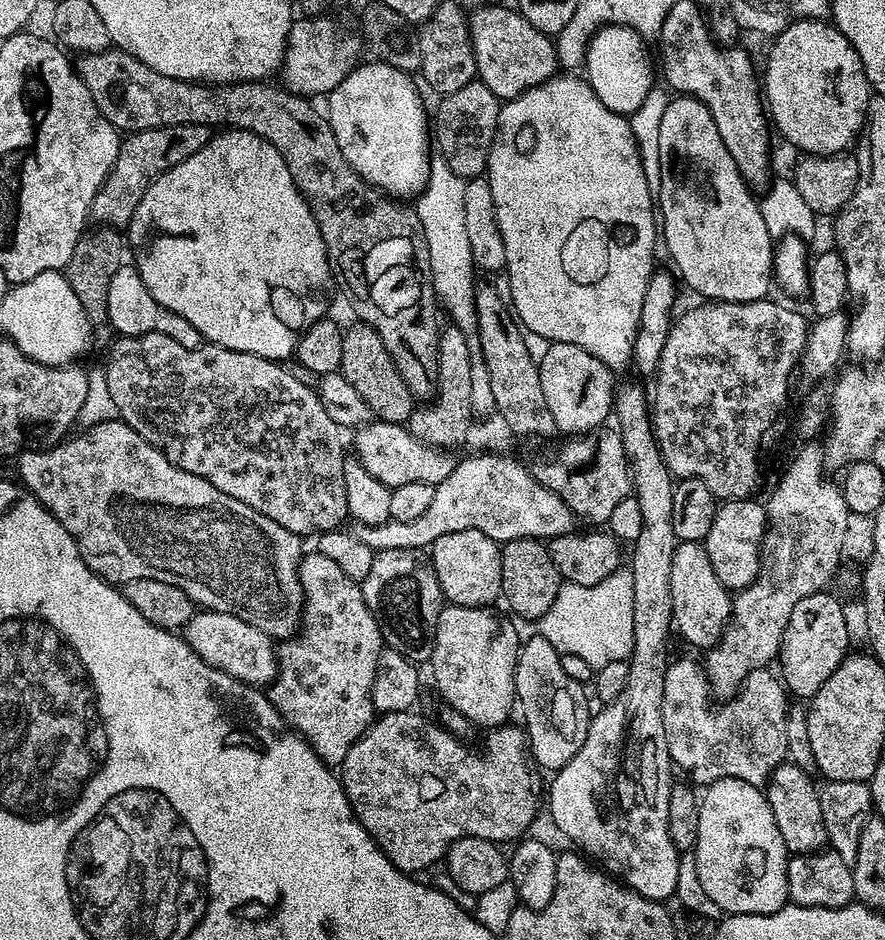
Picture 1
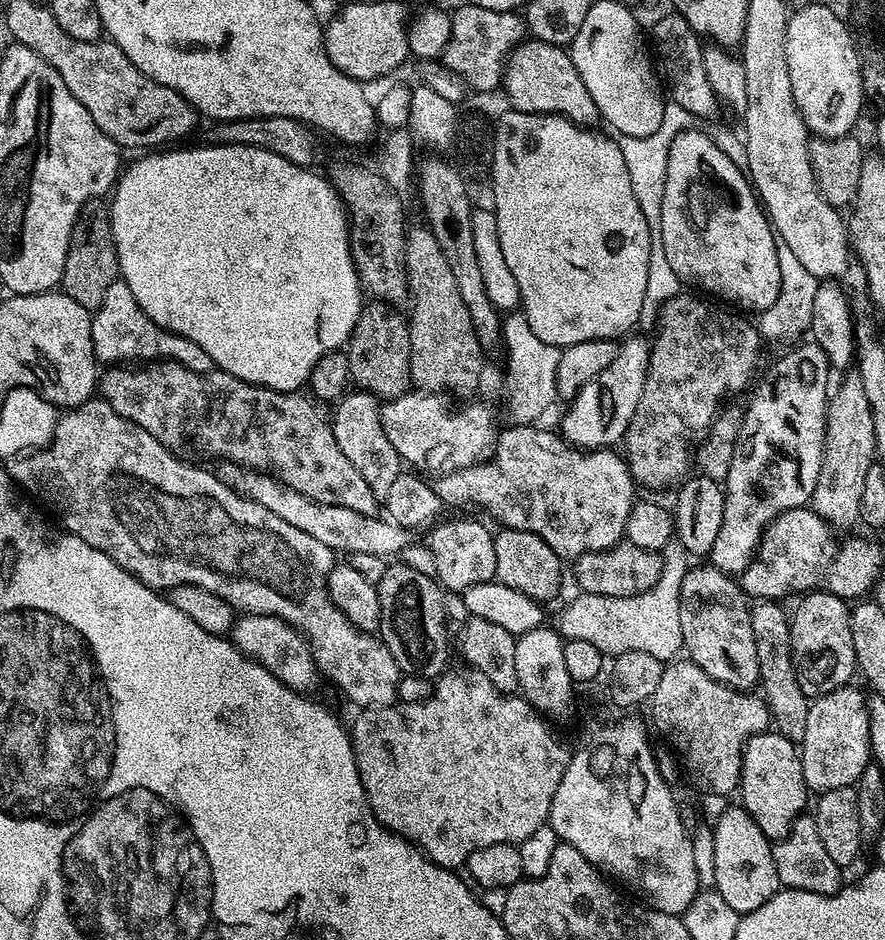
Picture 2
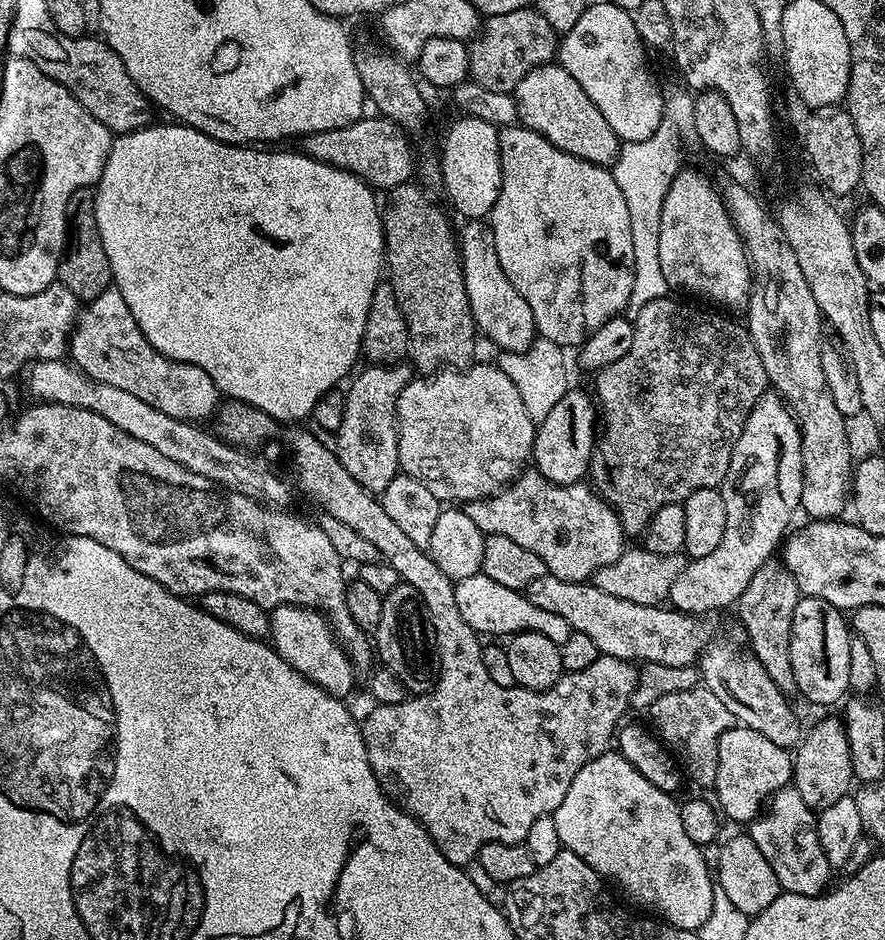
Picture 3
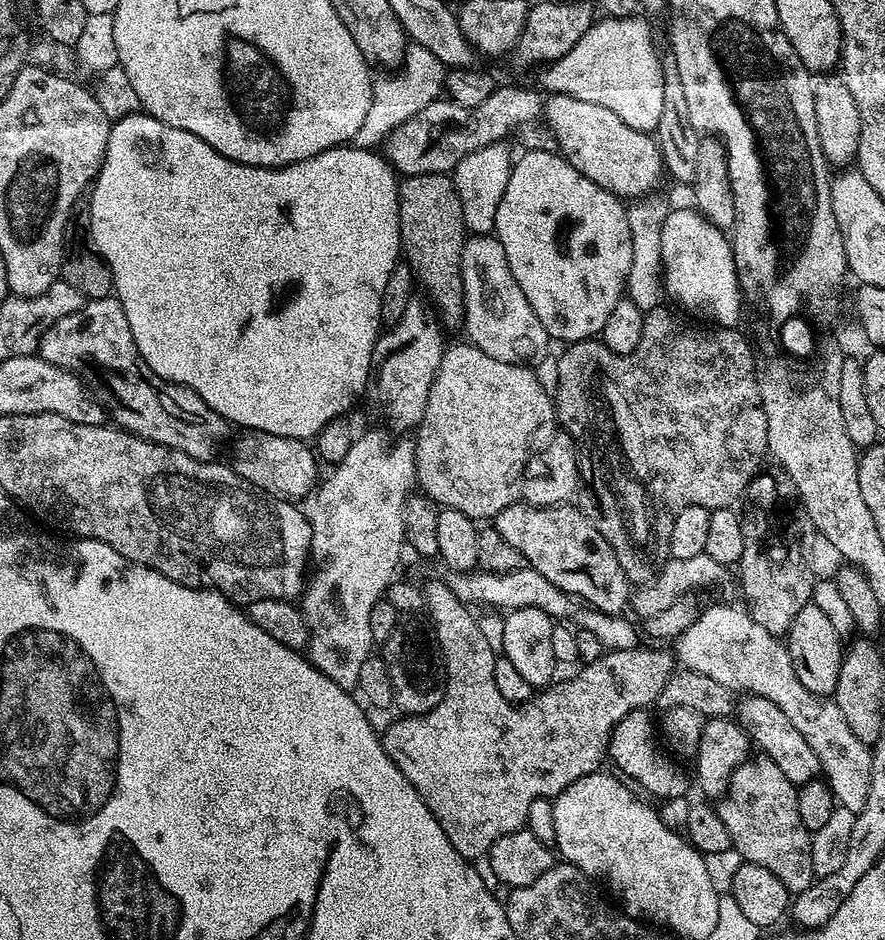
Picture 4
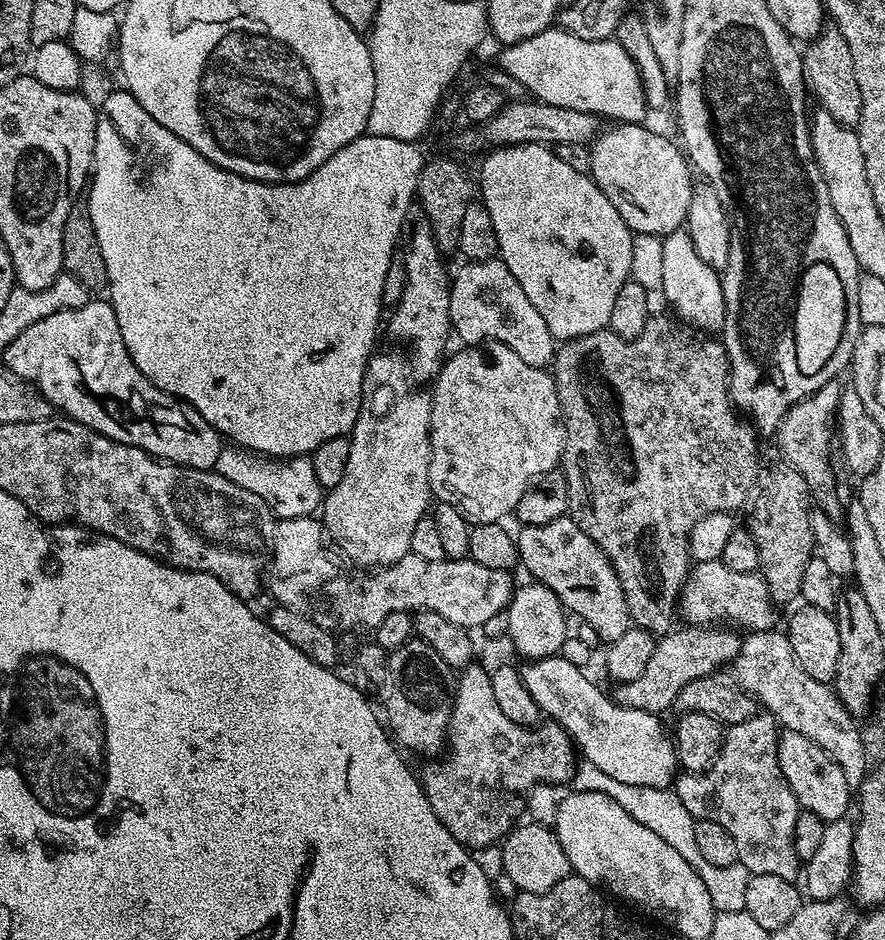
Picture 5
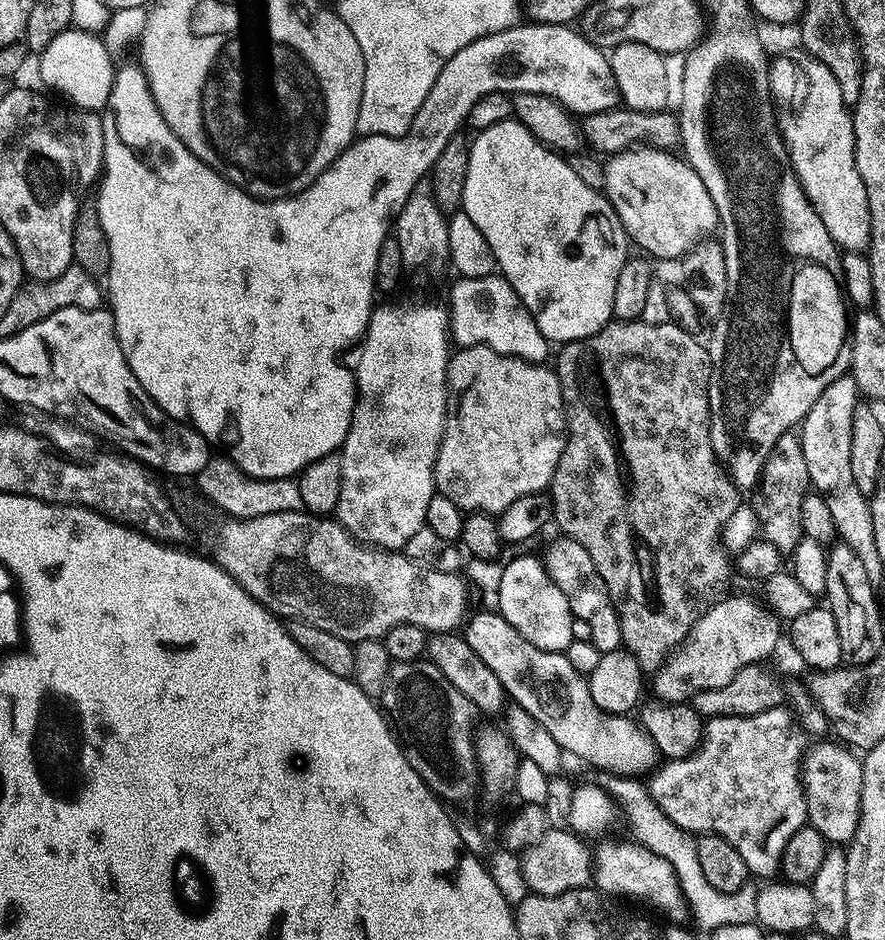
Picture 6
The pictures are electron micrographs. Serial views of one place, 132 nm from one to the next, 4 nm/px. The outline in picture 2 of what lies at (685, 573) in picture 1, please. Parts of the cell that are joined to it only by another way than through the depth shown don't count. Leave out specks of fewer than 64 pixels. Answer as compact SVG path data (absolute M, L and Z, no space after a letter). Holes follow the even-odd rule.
M704 562L701 568L696 566L689 567L688 573L682 578L682 592L680 594L680 621L682 622L682 638L684 639L683 651L686 653L687 659L696 664L702 670L706 670L706 674L710 678L714 678L719 684L725 684L728 688L737 690L752 690L759 685L760 675L758 674L758 654L754 650L754 630L750 626L750 604L744 595L744 591L740 588L739 583L731 575L724 573L717 568L713 568L711 563Z

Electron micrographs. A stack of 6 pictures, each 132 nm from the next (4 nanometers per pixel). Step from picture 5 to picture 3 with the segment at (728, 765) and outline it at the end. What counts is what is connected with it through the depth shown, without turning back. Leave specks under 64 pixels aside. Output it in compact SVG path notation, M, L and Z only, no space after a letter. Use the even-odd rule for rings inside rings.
M789 786L777 792L766 811L747 825L747 835L751 836L758 850L762 850L766 862L770 862L774 878L778 878L781 889L785 892L819 896L829 887L828 879L834 875L832 863L822 850L822 842L818 842L816 817L817 813L806 806L806 802L802 802L800 791Z

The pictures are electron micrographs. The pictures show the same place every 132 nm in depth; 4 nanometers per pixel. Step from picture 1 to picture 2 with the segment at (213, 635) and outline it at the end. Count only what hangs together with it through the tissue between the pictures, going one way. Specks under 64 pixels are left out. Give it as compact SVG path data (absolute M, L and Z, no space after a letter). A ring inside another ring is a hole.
M241 615L232 626L230 639L237 650L246 654L252 660L257 660L278 682L282 682L290 690L301 694L311 693L316 684L318 669L314 658L310 654L308 644L300 633L291 628L284 620L276 616L249 616Z

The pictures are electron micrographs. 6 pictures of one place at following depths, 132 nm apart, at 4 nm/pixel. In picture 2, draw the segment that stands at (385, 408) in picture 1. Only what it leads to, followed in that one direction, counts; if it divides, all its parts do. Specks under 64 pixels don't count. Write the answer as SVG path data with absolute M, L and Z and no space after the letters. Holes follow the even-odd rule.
M387 302L368 303L361 307L360 317L344 350L347 365L350 366L350 378L361 391L371 392L376 399L393 400L404 396L411 389L408 322Z

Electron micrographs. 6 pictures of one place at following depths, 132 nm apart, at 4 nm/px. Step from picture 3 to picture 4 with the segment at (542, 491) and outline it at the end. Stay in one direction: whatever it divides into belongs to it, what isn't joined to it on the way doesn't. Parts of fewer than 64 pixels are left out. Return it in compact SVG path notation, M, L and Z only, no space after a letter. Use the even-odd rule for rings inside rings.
M517 502L506 506L506 510L495 516L494 526L498 534L502 534L502 538L506 538L510 546L515 546L518 554L522 554L525 565L538 570L538 574L542 574L546 582L552 582L554 586L558 586L558 590L575 596L589 608L613 614L623 613L625 611L623 608L627 609L630 604L629 578L622 570L610 542L602 538L595 524L579 507L576 507L577 509L572 507L571 503L566 503L556 504L553 508L535 508L533 504Z

